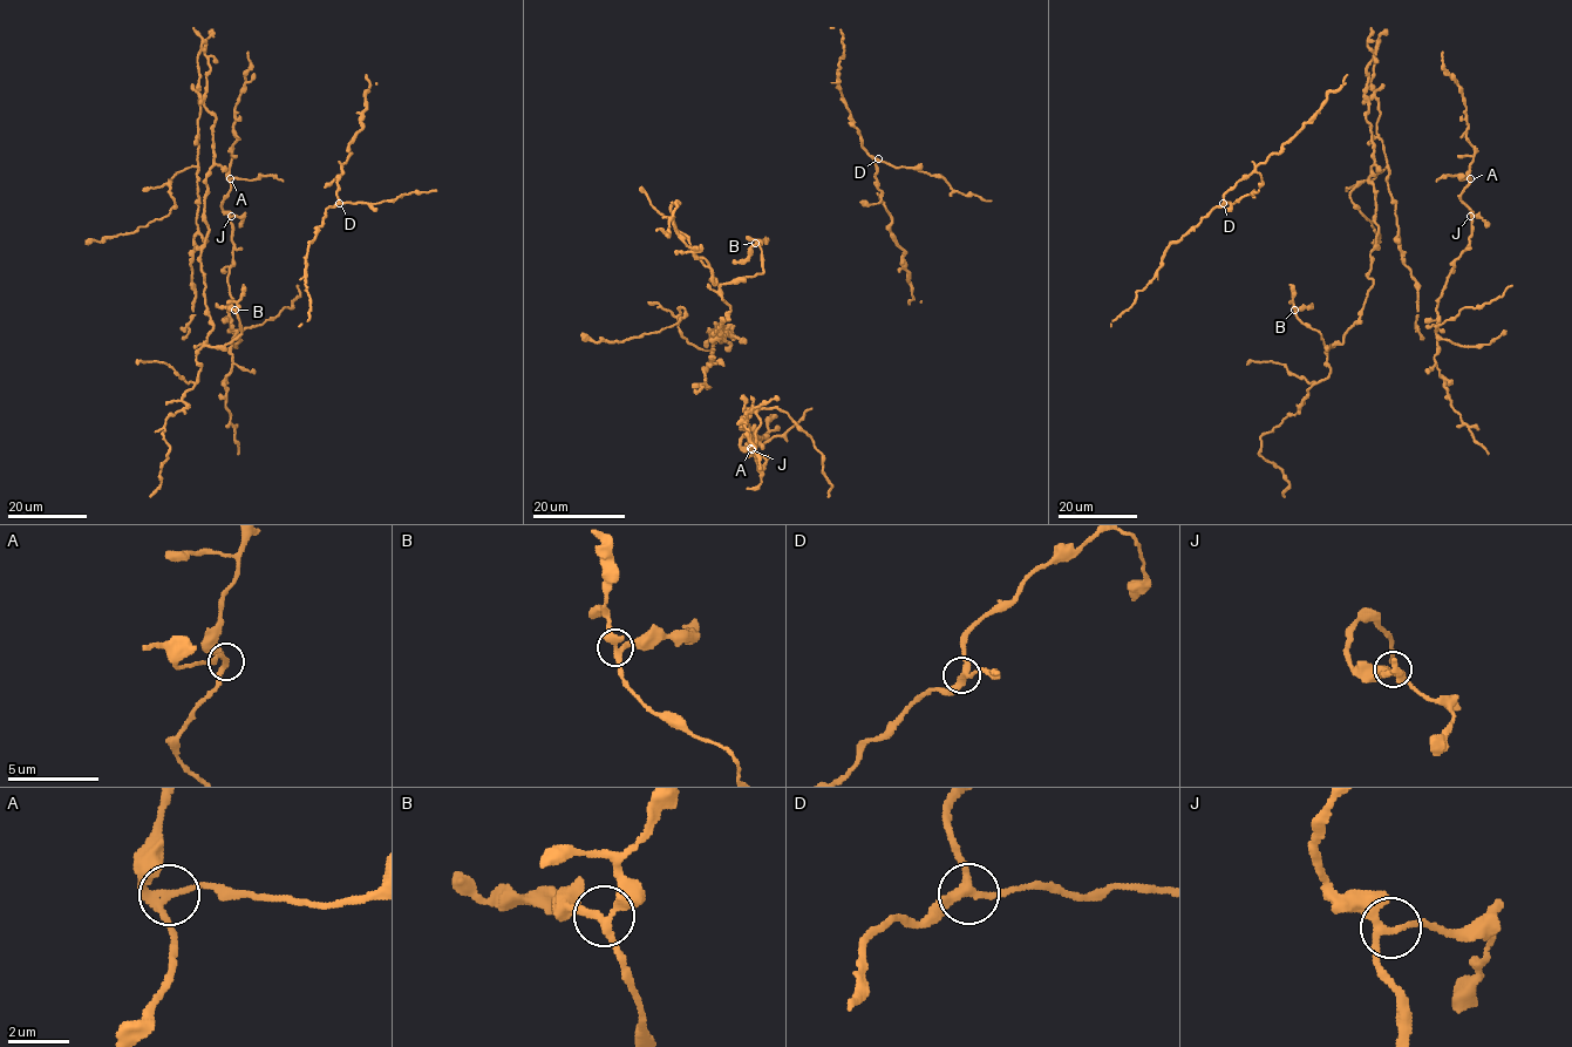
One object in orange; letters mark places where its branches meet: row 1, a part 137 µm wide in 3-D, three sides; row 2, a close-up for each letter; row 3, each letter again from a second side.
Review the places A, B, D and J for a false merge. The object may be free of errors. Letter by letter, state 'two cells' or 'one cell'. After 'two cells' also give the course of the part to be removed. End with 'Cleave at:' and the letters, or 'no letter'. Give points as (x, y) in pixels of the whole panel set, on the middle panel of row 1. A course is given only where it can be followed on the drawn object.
A: two cells | (750, 449), (781, 436), (812, 408)
B: one cell
D: one cell
J: one cell
Cleave at: A

